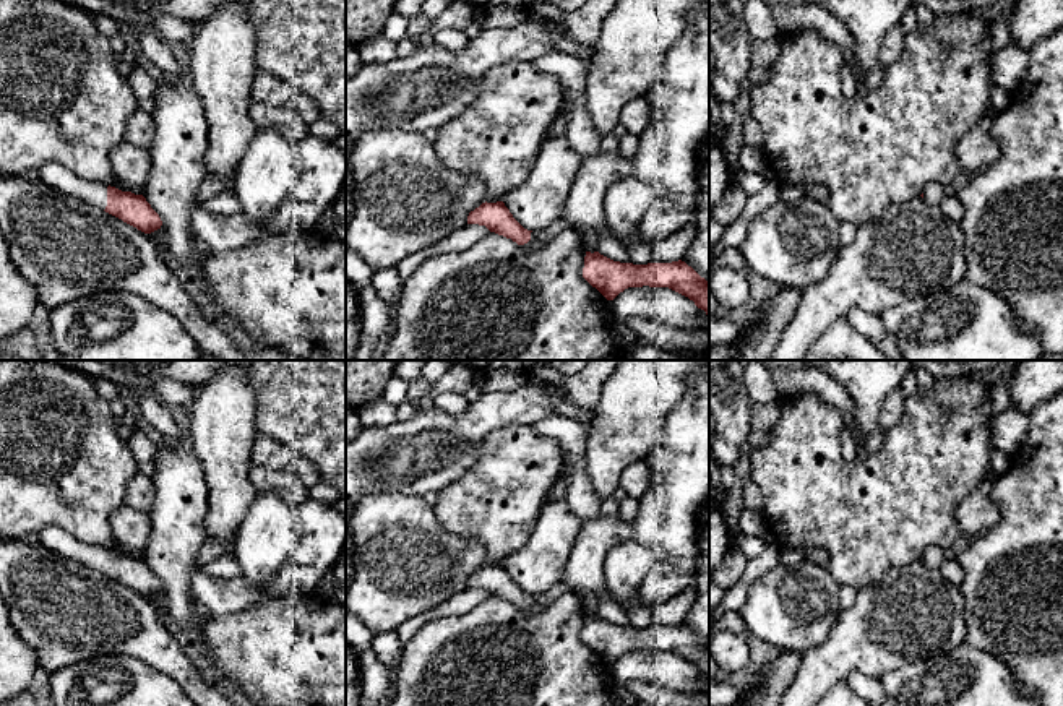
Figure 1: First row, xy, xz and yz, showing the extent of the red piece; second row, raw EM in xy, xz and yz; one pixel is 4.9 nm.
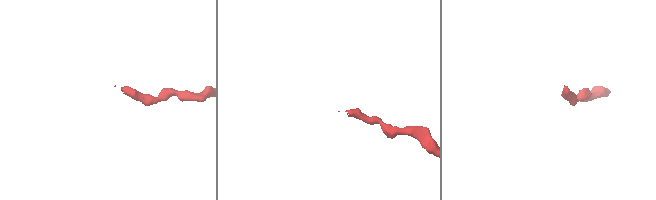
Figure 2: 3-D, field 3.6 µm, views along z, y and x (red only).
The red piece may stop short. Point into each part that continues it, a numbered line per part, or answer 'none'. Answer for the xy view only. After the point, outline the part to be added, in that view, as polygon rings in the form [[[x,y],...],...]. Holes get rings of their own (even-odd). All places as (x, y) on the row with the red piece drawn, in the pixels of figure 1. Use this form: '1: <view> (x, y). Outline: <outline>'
1: xy (54, 174). Outline: [[[45,162],[37,172],[39,180],[42,180],[45,185],[58,192],[78,196],[101,209],[105,209],[107,206],[105,183],[80,179],[60,162]]]

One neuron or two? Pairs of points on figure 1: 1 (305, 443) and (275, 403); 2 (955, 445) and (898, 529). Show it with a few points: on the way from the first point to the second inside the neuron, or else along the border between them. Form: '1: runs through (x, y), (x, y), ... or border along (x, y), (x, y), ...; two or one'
1: runs through (294, 435), (294, 422), (286, 414); one
2: runs through (933, 466), (898, 502), (898, 508); one

